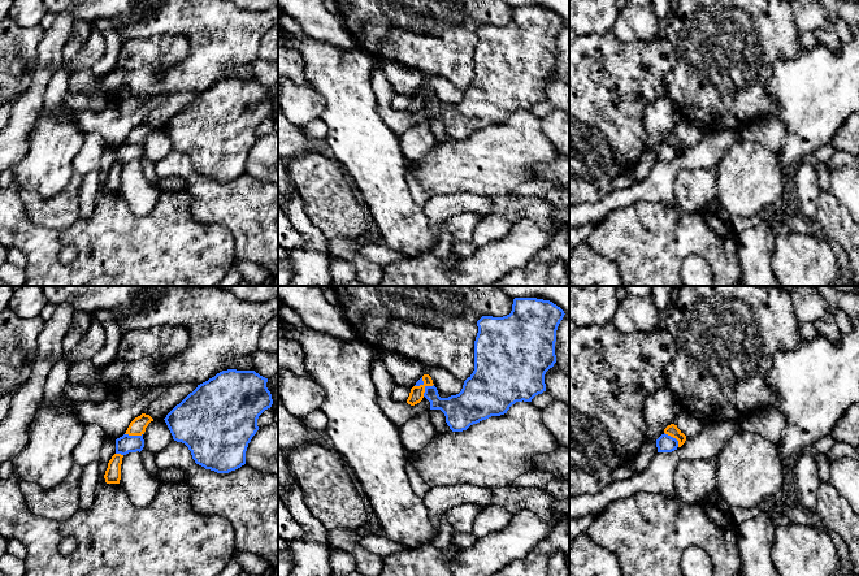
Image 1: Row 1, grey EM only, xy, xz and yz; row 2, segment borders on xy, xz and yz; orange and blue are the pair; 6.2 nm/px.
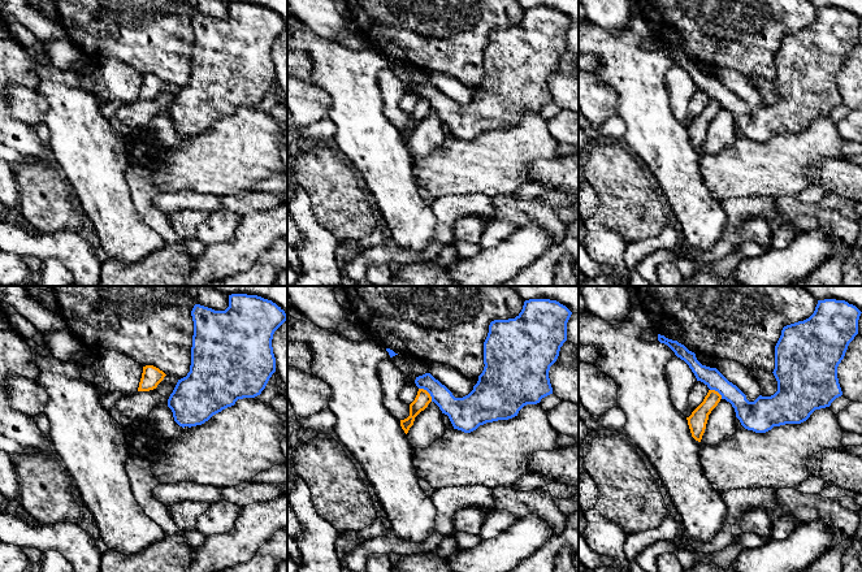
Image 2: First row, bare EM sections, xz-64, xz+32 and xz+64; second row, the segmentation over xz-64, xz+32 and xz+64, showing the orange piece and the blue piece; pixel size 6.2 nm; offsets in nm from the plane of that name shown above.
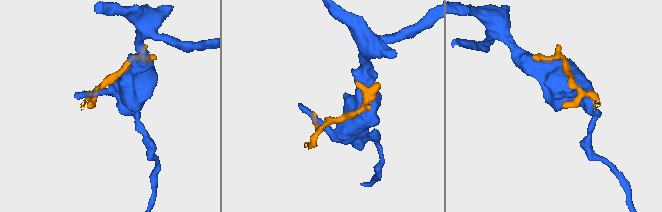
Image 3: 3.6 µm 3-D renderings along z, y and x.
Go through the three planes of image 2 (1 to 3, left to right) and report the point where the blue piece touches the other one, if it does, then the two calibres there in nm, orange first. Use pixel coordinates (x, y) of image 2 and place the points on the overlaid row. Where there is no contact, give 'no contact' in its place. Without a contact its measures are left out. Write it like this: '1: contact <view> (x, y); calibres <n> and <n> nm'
1: no contact
2: contact xz+32 (428, 393); calibres 90 and 190 nm
3: contact xz+64 (717, 391); calibres 120 and 160 nm

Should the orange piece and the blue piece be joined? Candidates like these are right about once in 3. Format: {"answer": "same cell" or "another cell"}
{"answer": "another cell"}

